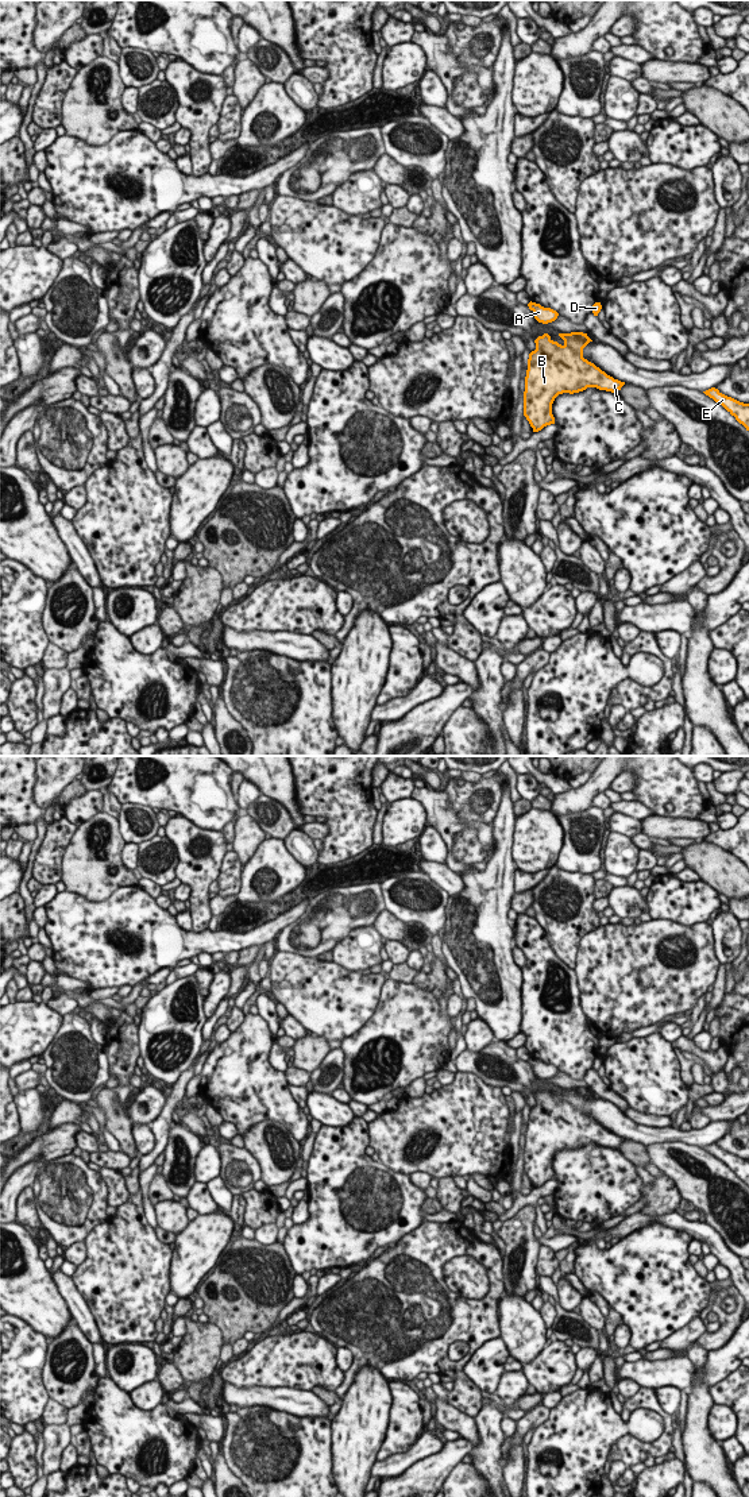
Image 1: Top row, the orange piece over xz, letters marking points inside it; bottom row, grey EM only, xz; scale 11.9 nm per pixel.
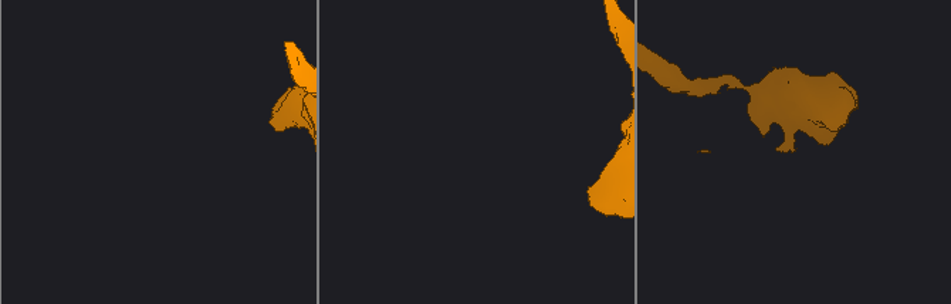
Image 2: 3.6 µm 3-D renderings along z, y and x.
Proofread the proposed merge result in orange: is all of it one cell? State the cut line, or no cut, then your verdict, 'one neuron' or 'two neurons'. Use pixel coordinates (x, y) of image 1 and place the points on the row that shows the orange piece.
cut xz (576, 332), (582, 334); two neurons

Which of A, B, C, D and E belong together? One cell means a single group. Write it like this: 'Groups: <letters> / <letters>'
Groups: A D / B C E.

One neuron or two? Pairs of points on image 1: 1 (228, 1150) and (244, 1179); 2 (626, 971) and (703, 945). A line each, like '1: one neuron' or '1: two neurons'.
1: one neuron
2: one neuron

